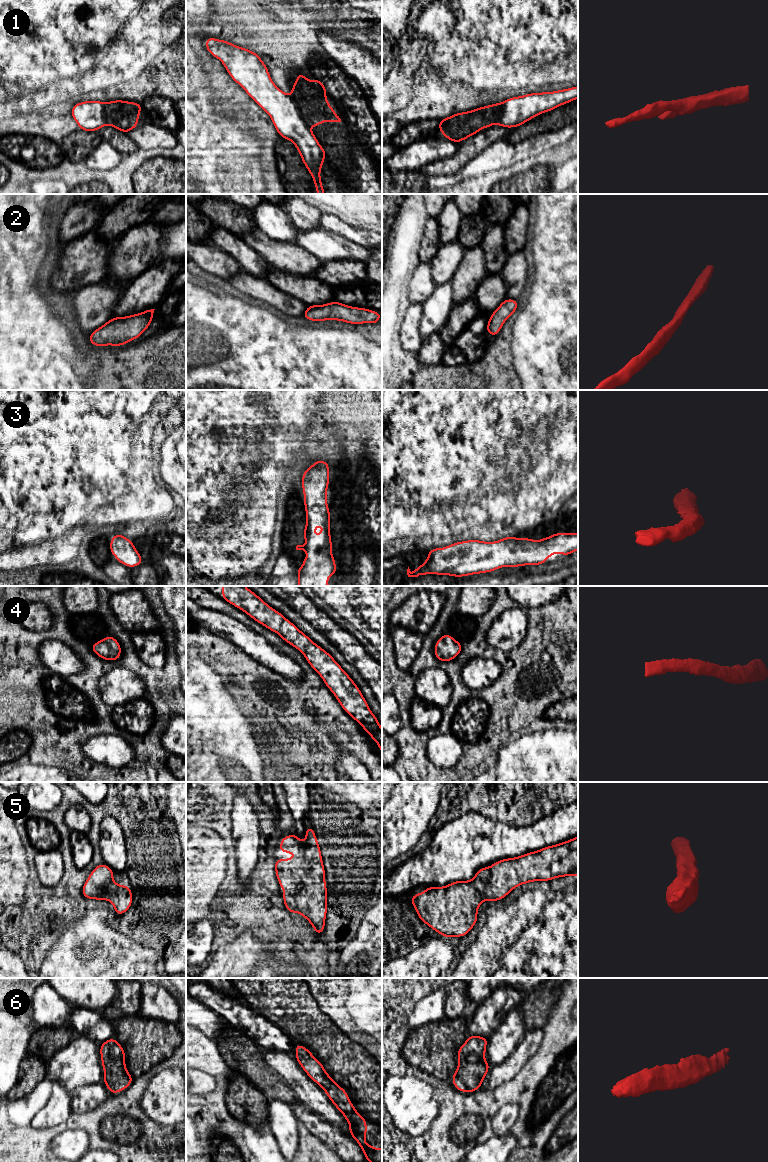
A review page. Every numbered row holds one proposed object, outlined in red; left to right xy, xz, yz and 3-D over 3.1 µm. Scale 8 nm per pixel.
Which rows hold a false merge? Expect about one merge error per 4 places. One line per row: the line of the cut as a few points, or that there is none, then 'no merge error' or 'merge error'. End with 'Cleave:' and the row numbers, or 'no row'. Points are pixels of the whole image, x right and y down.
1: xz (289, 96), (297, 105), (302, 118), (309, 127) | merge error
2: no cut | no merge error
3: no cut | no merge error
4: no cut | no merge error
5: no cut | no merge error
6: no cut | no merge error
Cleave: 1

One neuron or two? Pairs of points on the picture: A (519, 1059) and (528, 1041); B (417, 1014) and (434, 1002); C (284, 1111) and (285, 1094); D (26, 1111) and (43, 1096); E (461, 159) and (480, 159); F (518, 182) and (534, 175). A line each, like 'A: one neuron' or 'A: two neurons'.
A: one neuron
B: one neuron
C: two neurons
D: one neuron
E: two neurons
F: one neuron

